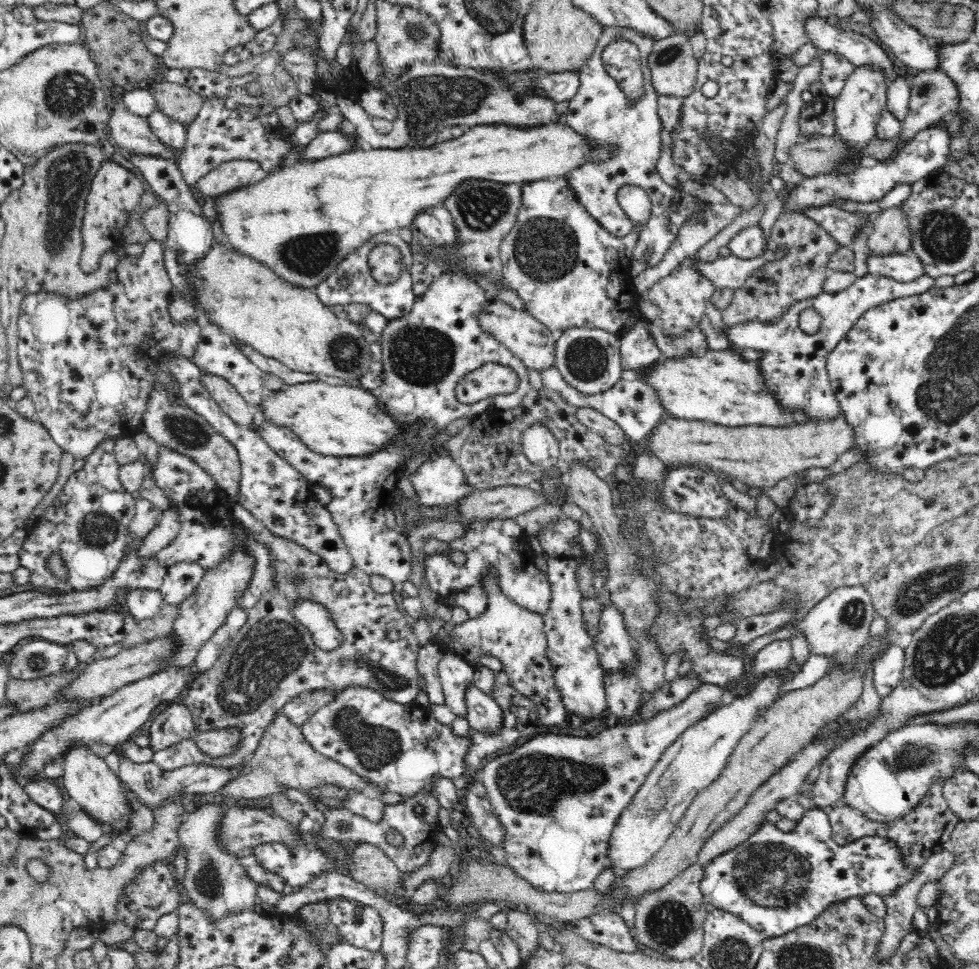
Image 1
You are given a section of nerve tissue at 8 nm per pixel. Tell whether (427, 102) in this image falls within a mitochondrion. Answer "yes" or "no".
yes

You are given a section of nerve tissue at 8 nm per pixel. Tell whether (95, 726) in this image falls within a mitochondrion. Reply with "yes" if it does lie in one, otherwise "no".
no

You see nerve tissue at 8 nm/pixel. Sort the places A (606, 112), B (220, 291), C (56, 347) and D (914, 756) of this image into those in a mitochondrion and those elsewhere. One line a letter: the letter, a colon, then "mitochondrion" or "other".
A: other
B: other
C: other
D: mitochondrion

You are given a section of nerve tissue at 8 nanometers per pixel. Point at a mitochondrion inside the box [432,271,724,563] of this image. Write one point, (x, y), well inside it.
(586, 358)

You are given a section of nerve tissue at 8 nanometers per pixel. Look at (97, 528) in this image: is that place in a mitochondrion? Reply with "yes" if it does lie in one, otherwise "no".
yes

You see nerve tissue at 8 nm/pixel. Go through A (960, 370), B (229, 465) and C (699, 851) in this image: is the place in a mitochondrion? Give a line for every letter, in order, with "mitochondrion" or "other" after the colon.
A: mitochondrion
B: other
C: other

